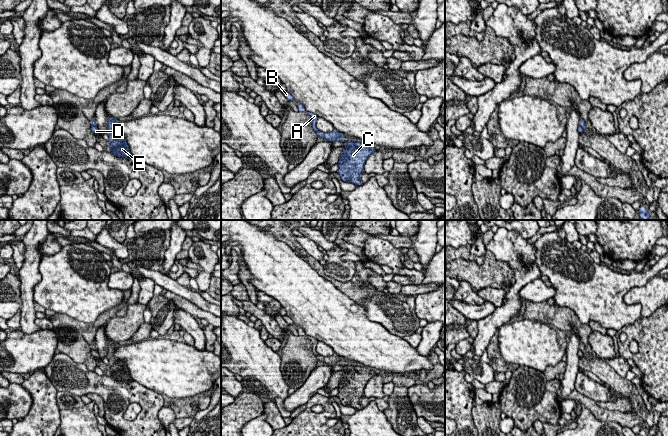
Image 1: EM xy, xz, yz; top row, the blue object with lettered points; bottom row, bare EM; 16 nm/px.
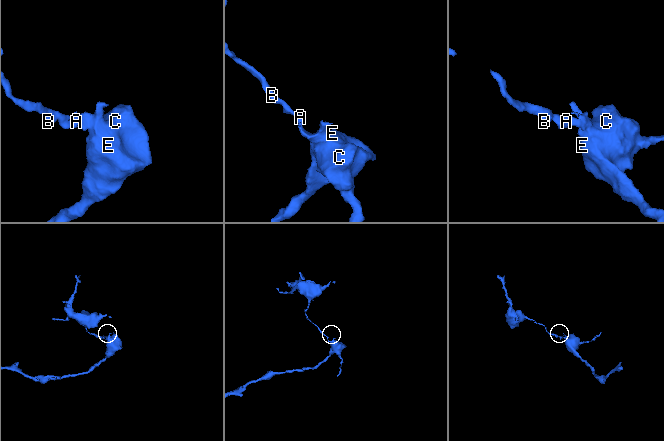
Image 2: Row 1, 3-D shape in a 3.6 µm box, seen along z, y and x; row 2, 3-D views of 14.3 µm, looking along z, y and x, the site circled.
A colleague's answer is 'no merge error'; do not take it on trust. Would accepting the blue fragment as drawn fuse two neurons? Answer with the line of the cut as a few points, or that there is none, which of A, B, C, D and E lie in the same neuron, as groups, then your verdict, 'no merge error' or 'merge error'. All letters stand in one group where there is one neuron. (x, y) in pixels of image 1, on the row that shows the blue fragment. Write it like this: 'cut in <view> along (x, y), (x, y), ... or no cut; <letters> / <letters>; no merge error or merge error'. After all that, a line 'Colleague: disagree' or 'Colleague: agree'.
cut in xz along (318, 130), (316, 132); A B D / C E; merge error
Colleague: disagree

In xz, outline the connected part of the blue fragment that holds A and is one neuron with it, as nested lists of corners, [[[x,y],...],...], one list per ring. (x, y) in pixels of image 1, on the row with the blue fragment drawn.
[[[296,103],[296,105],[298,107],[298,112],[306,112],[309,116],[312,117],[312,127],[313,127],[313,130],[315,132],[319,131],[317,129],[317,127],[316,127],[316,122],[317,122],[318,116],[316,114],[311,113],[311,112],[307,112],[302,104]]]

